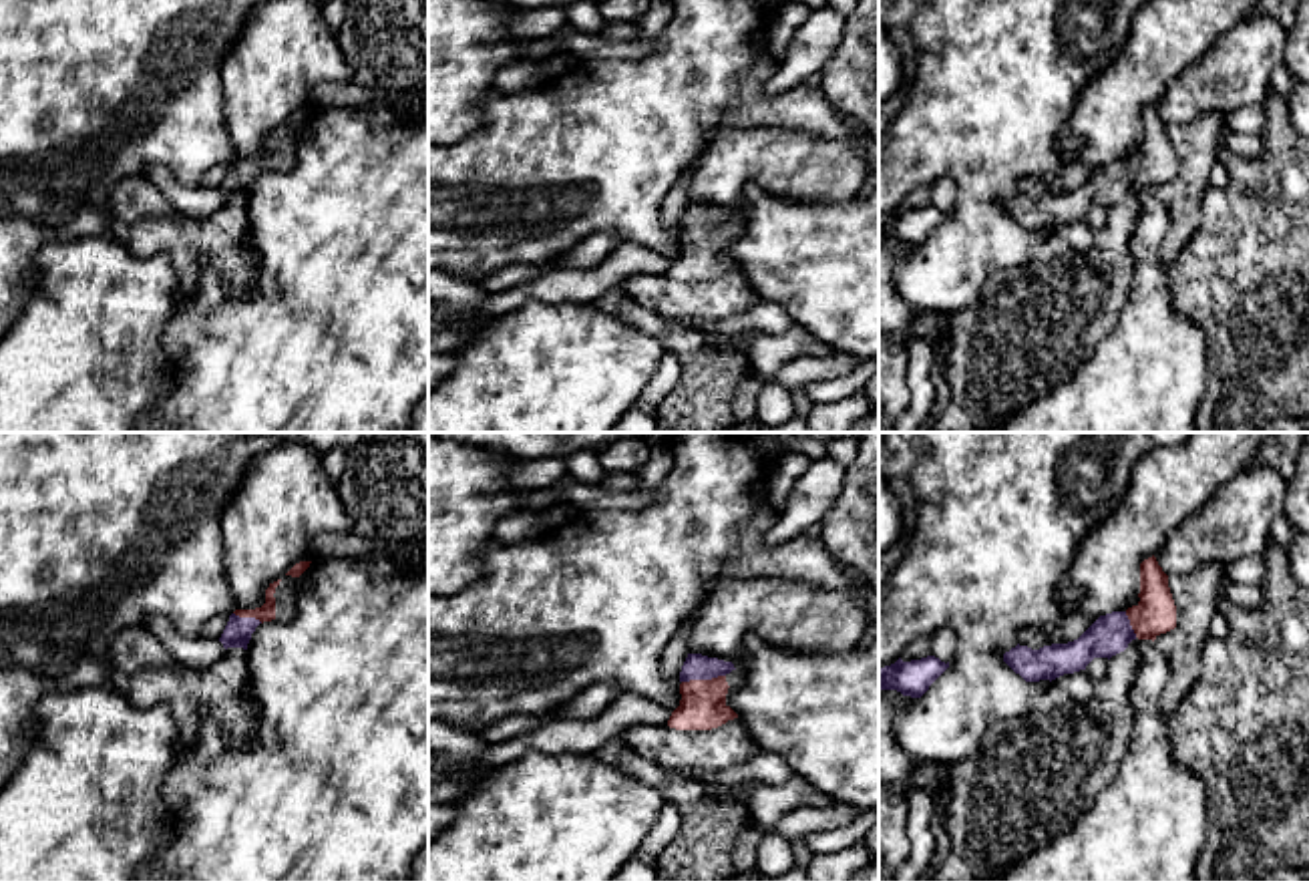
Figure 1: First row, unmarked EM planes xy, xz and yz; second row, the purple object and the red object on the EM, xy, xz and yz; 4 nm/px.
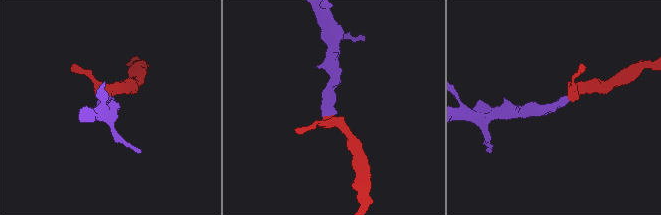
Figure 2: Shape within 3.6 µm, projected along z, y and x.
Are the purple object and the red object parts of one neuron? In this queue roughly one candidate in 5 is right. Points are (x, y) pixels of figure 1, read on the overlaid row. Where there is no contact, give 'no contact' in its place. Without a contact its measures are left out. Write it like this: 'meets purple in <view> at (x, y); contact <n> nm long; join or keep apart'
meets purple in xz at (702, 678); contact 180 nm long; join

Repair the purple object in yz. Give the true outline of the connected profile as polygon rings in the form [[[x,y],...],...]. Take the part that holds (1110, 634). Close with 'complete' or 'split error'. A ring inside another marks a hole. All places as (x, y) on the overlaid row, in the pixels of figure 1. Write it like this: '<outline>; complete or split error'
[[[1156,557],[1140,563],[1140,601],[1126,611],[1100,615],[1078,640],[1052,644],[1040,650],[1015,646],[1003,662],[1025,682],[1056,680],[1064,674],[1086,670],[1094,658],[1112,658],[1132,640],[1156,640],[1176,628],[1176,605],[1168,575]]]; split error

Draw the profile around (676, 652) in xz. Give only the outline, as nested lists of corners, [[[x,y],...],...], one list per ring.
[[[694,609],[684,626],[680,628],[680,632],[674,636],[674,640],[668,644],[664,656],[662,656],[662,674],[666,682],[678,682],[680,680],[680,672],[682,666],[688,658],[688,642],[690,642],[690,634],[692,634],[692,626],[698,618],[698,609]]]

